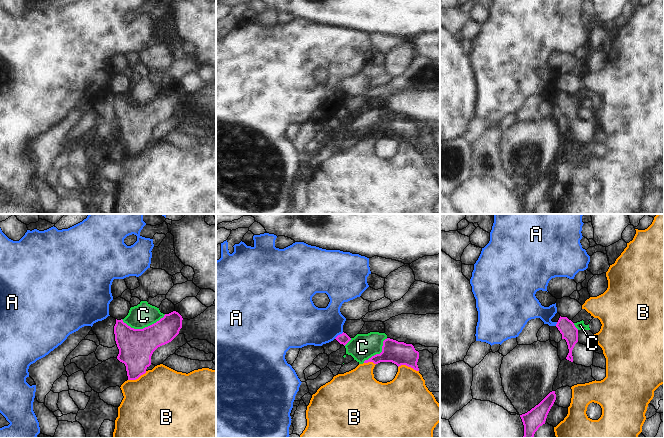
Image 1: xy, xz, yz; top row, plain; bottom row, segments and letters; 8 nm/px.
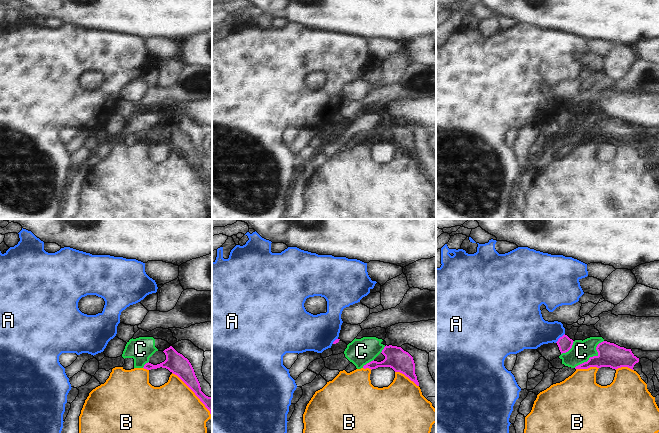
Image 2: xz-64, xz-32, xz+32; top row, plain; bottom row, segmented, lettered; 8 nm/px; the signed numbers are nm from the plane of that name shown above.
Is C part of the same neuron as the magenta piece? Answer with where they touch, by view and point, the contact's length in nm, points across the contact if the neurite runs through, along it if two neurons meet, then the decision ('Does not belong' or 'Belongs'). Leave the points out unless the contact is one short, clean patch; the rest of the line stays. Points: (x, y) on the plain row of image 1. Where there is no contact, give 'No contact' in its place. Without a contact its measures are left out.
Touches magenta at xy (143, 104). Shared border 360 nm. Path across: xy (136, 122), (137, 112), (143, 104), (143, 91). Belongs.

